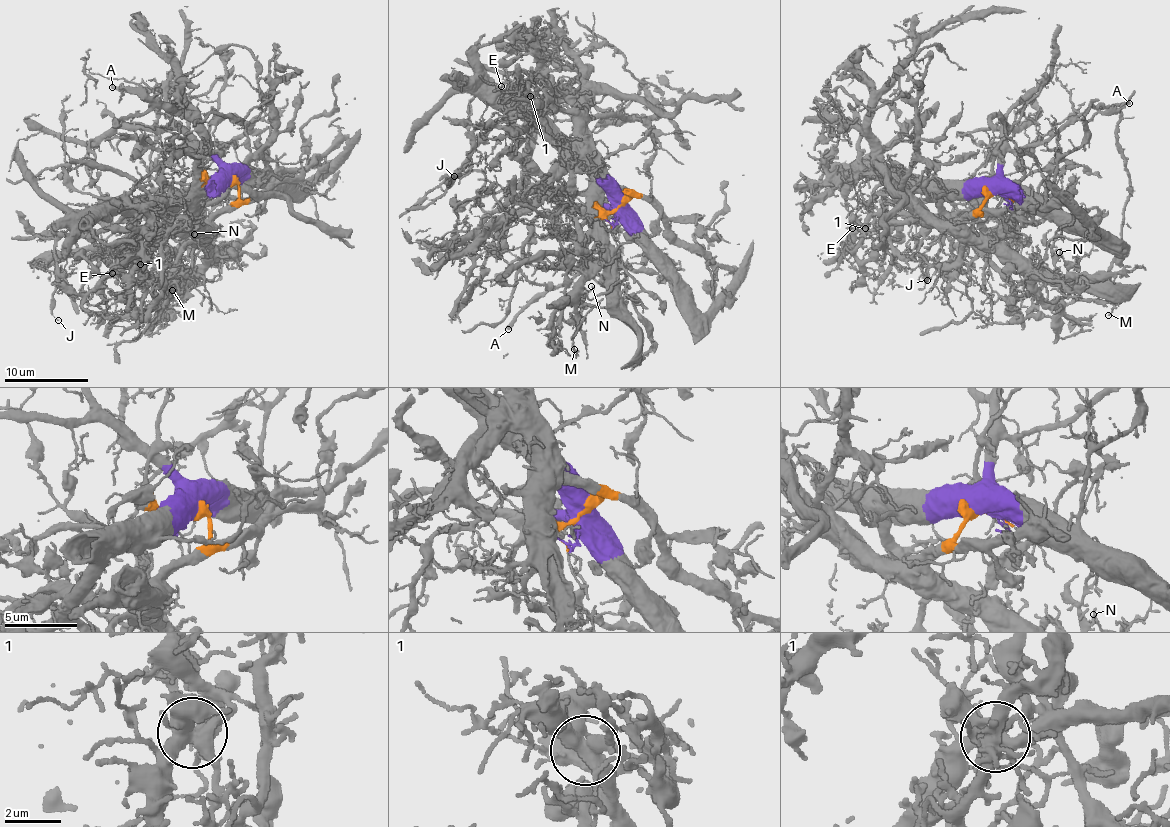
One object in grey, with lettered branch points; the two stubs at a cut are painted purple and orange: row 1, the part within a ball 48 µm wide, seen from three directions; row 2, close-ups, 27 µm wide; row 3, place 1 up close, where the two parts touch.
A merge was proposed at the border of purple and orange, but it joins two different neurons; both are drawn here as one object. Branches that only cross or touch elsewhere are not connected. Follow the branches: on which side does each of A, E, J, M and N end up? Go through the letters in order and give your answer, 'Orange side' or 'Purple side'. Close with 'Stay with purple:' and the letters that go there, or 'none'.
A: Purple side
E: Orange side
J: Purple side
M: Orange side
N: Orange side
Stay with purple: A, J

